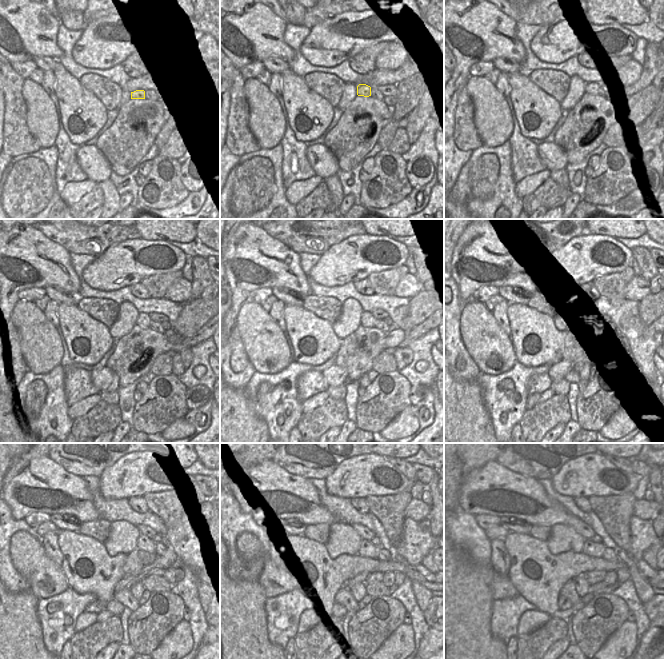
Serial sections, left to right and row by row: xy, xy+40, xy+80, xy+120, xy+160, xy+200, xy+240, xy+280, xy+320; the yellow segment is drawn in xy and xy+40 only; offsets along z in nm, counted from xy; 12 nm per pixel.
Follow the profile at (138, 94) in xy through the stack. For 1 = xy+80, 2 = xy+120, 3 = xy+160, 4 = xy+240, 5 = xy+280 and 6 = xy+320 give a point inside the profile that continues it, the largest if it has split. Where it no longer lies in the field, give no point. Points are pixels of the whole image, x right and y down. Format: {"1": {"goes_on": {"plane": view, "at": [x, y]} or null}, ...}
{"1": {"goes_on": {"plane": "xy+80", "at": [592, 88]}}, "2": {"goes_on": {"plane": "xy+120", "at": [143, 320]}}, "3": {"goes_on": {"plane": "xy+160", "at": [367, 319]}}, "4": {"goes_on": {"plane": "xy+240", "at": [144, 543]}}, "5": {"goes_on": {"plane": "xy+280", "at": [367, 549]}}, "6": {"goes_on": {"plane": "xy+320", "at": [590, 548]}}}

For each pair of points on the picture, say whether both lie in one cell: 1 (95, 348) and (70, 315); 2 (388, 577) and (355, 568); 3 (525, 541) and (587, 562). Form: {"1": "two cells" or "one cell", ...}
{"1": "one cell", "2": "two cells", "3": "one cell"}

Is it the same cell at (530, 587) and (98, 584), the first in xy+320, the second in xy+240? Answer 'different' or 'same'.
same

